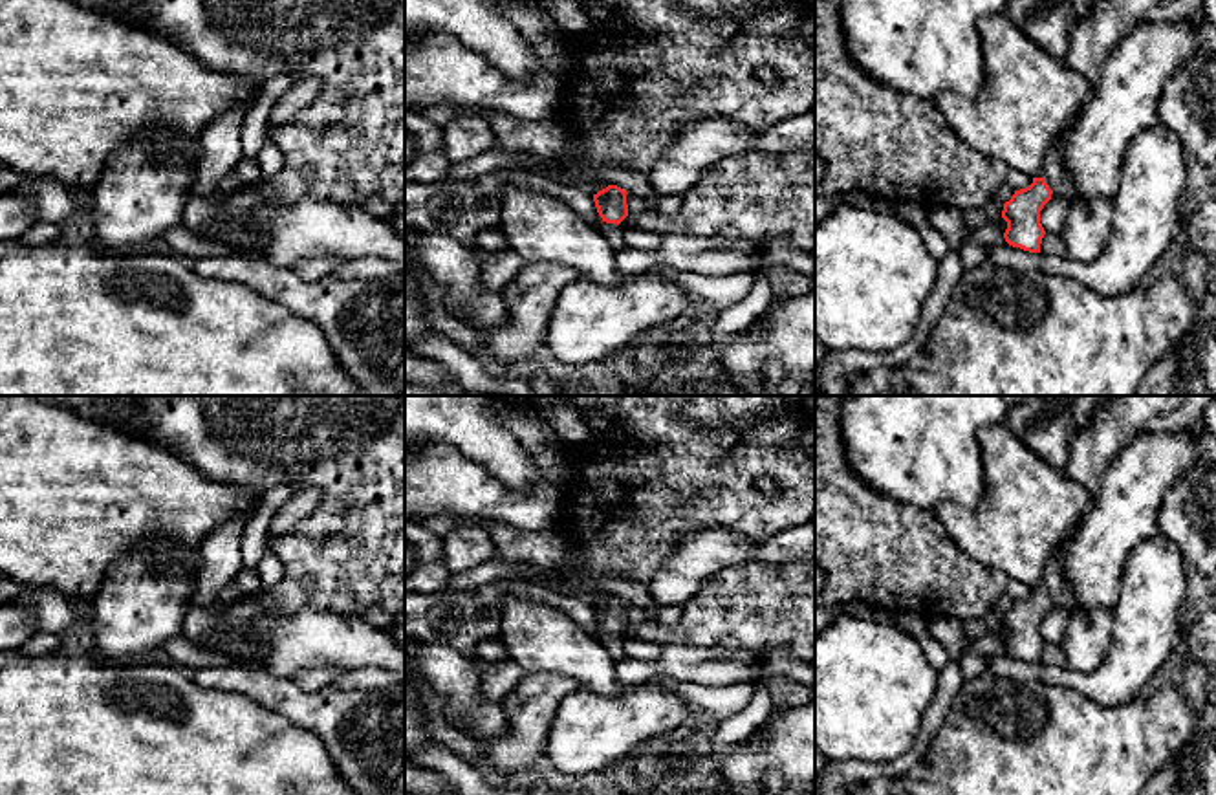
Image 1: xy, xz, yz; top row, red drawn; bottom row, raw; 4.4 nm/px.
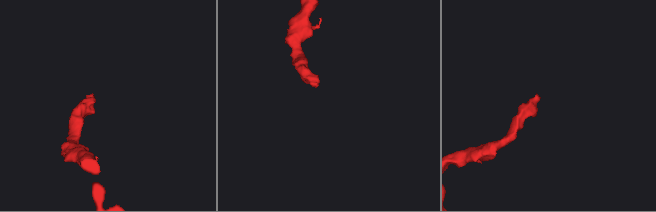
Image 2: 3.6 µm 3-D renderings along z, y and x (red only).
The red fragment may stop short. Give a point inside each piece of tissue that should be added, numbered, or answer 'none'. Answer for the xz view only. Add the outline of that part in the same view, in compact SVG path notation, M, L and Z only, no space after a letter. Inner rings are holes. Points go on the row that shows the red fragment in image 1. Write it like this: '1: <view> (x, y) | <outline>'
1: xz (612, 231) | M603 222L599 229L610 240L615 251L626 247L623 238L624 229L621 225Z

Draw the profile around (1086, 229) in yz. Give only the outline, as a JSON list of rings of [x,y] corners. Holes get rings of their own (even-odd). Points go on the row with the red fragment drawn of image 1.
[[[1110,198],[1071,200],[1060,234],[1068,256],[1077,262],[1095,260],[1106,247],[1112,218],[1113,203]]]

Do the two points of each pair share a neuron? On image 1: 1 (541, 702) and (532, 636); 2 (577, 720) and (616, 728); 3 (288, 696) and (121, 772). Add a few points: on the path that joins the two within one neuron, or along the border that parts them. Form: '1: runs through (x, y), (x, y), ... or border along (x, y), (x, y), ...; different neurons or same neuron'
1: border along (528, 673), (568, 675), (579, 684); different neurons
2: runs through (586, 722), (601, 722), (607, 728); same neuron
3: border along (224, 689), (253, 698), (281, 713), (301, 729); different neurons

